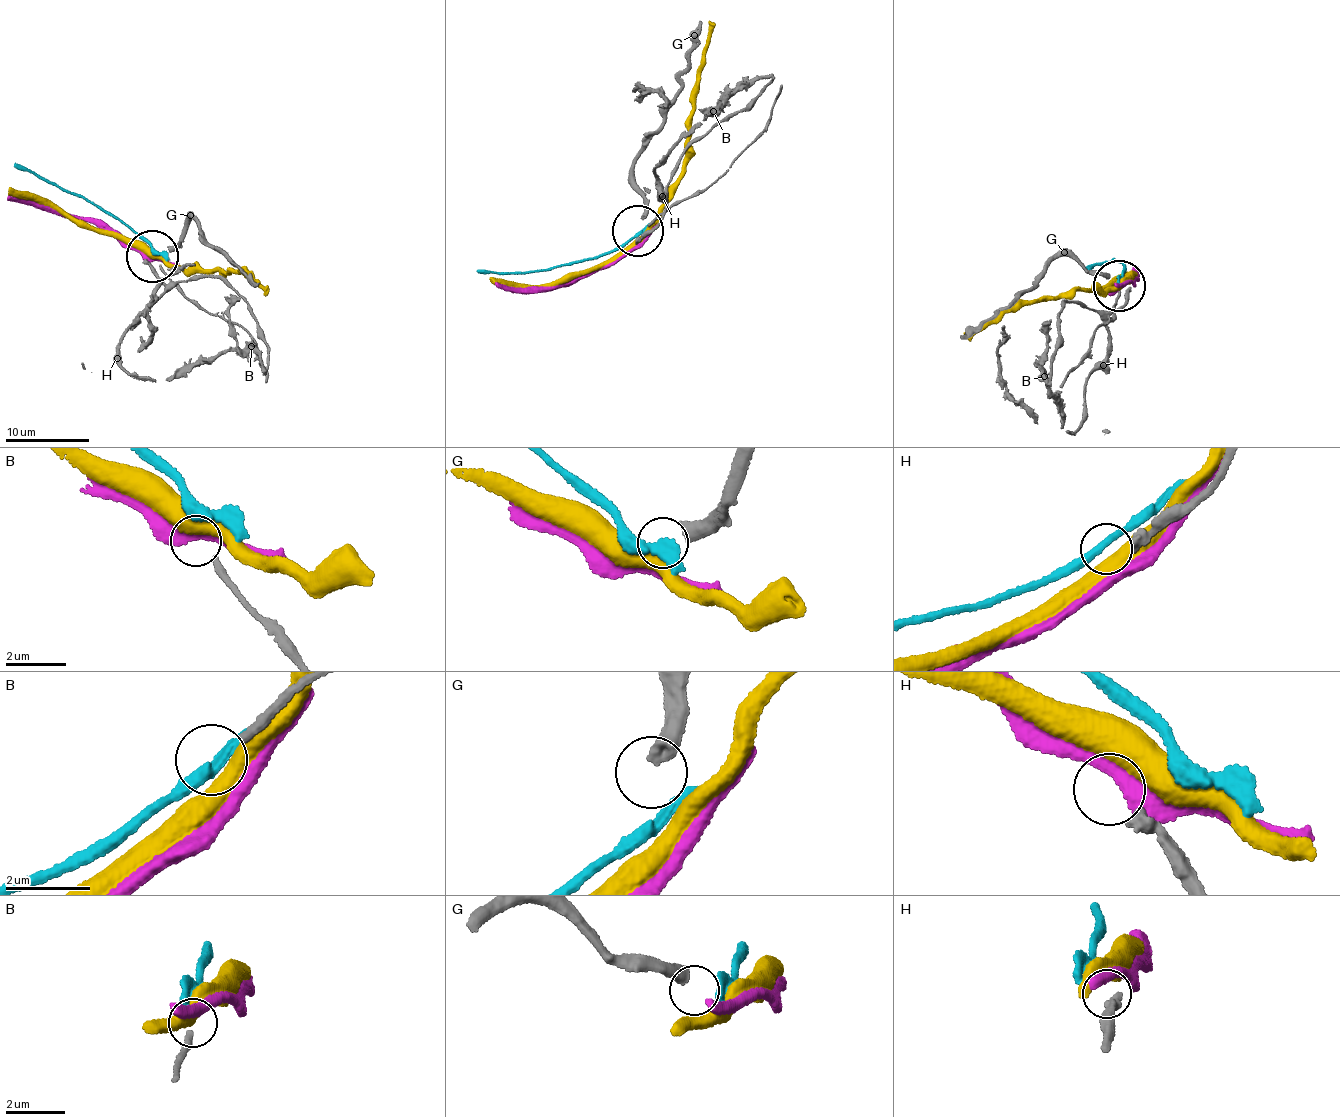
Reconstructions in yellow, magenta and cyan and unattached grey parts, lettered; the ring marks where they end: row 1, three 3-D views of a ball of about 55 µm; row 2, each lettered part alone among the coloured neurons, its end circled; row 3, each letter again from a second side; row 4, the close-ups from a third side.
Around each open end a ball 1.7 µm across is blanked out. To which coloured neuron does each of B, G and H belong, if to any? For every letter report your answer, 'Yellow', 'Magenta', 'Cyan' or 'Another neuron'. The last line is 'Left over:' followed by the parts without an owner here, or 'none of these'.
B: Another neuron
G: Another neuron
H: Another neuron
Left over: B, G, H

